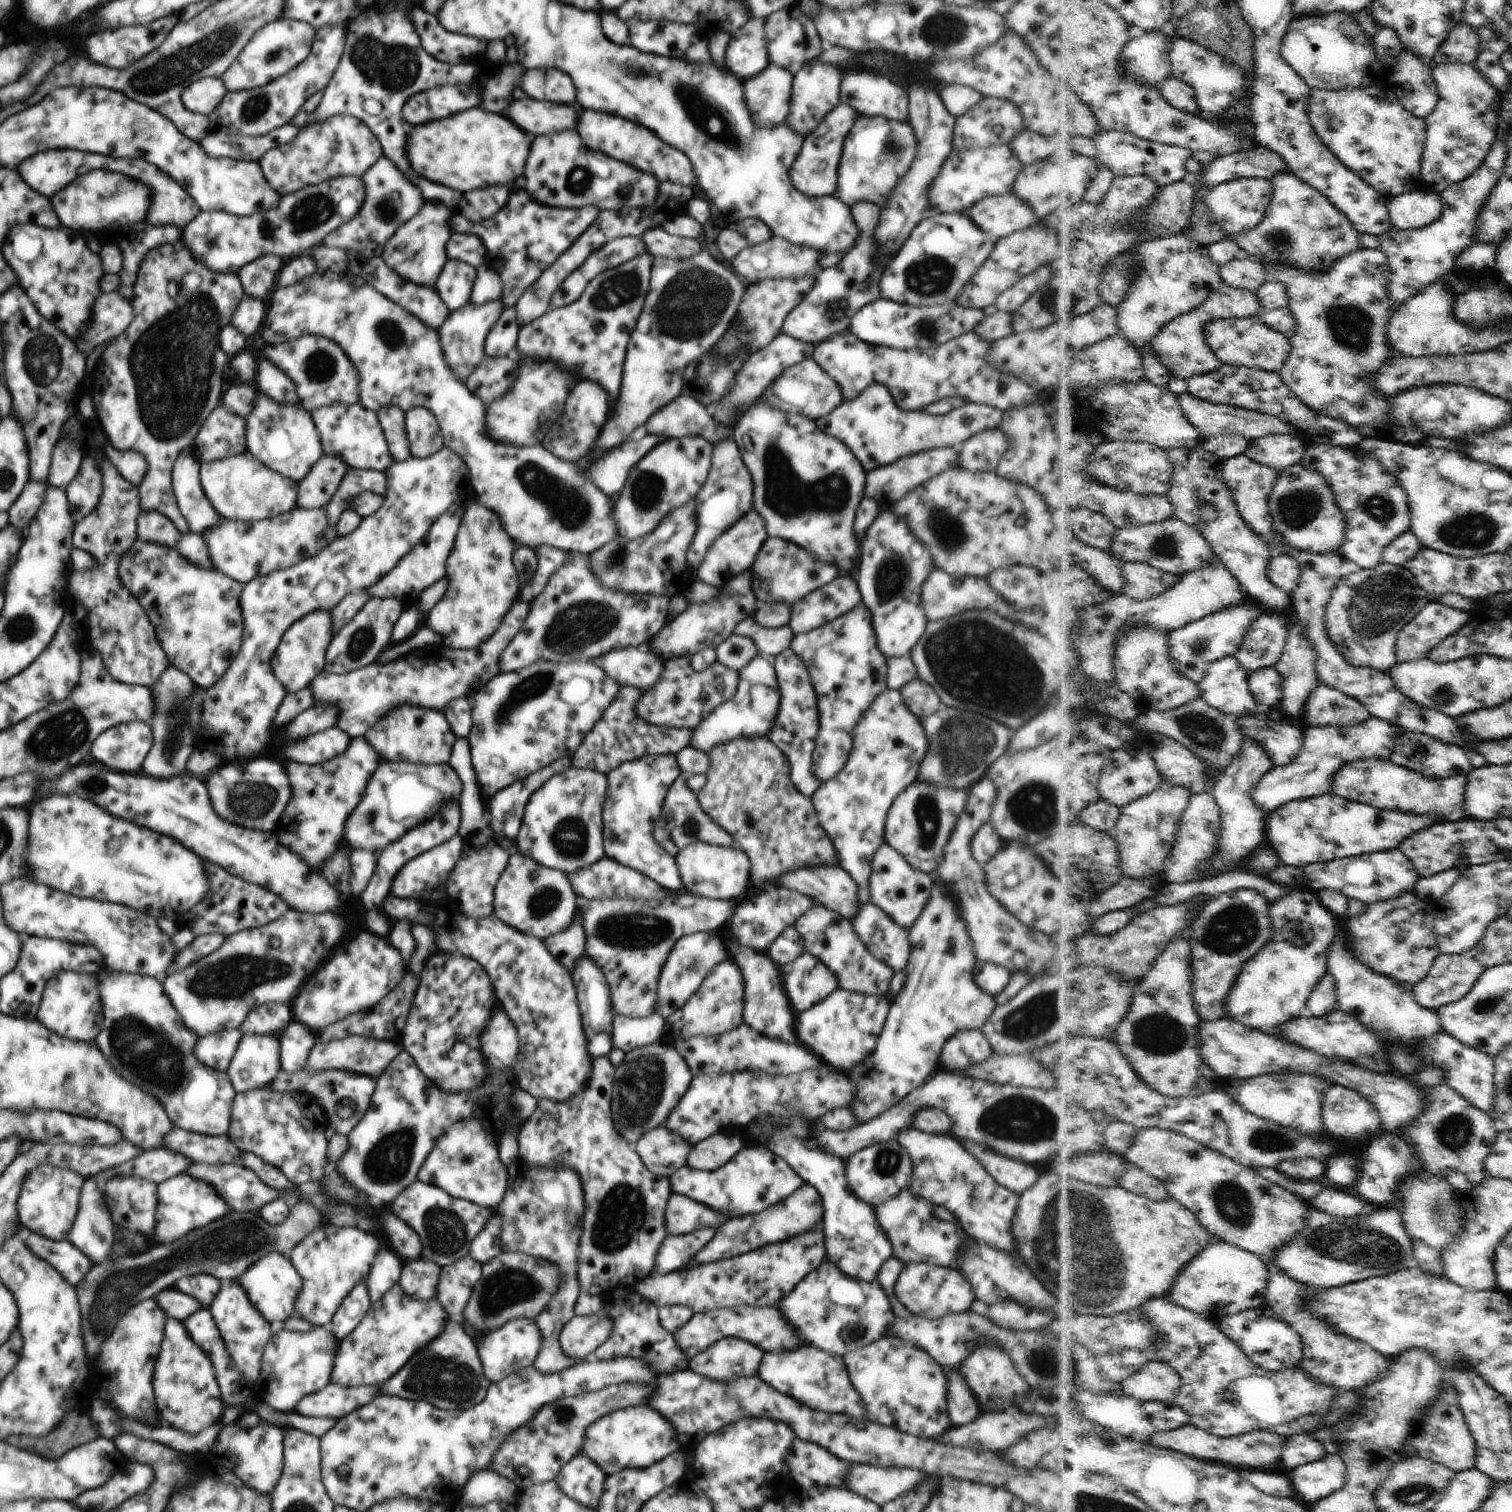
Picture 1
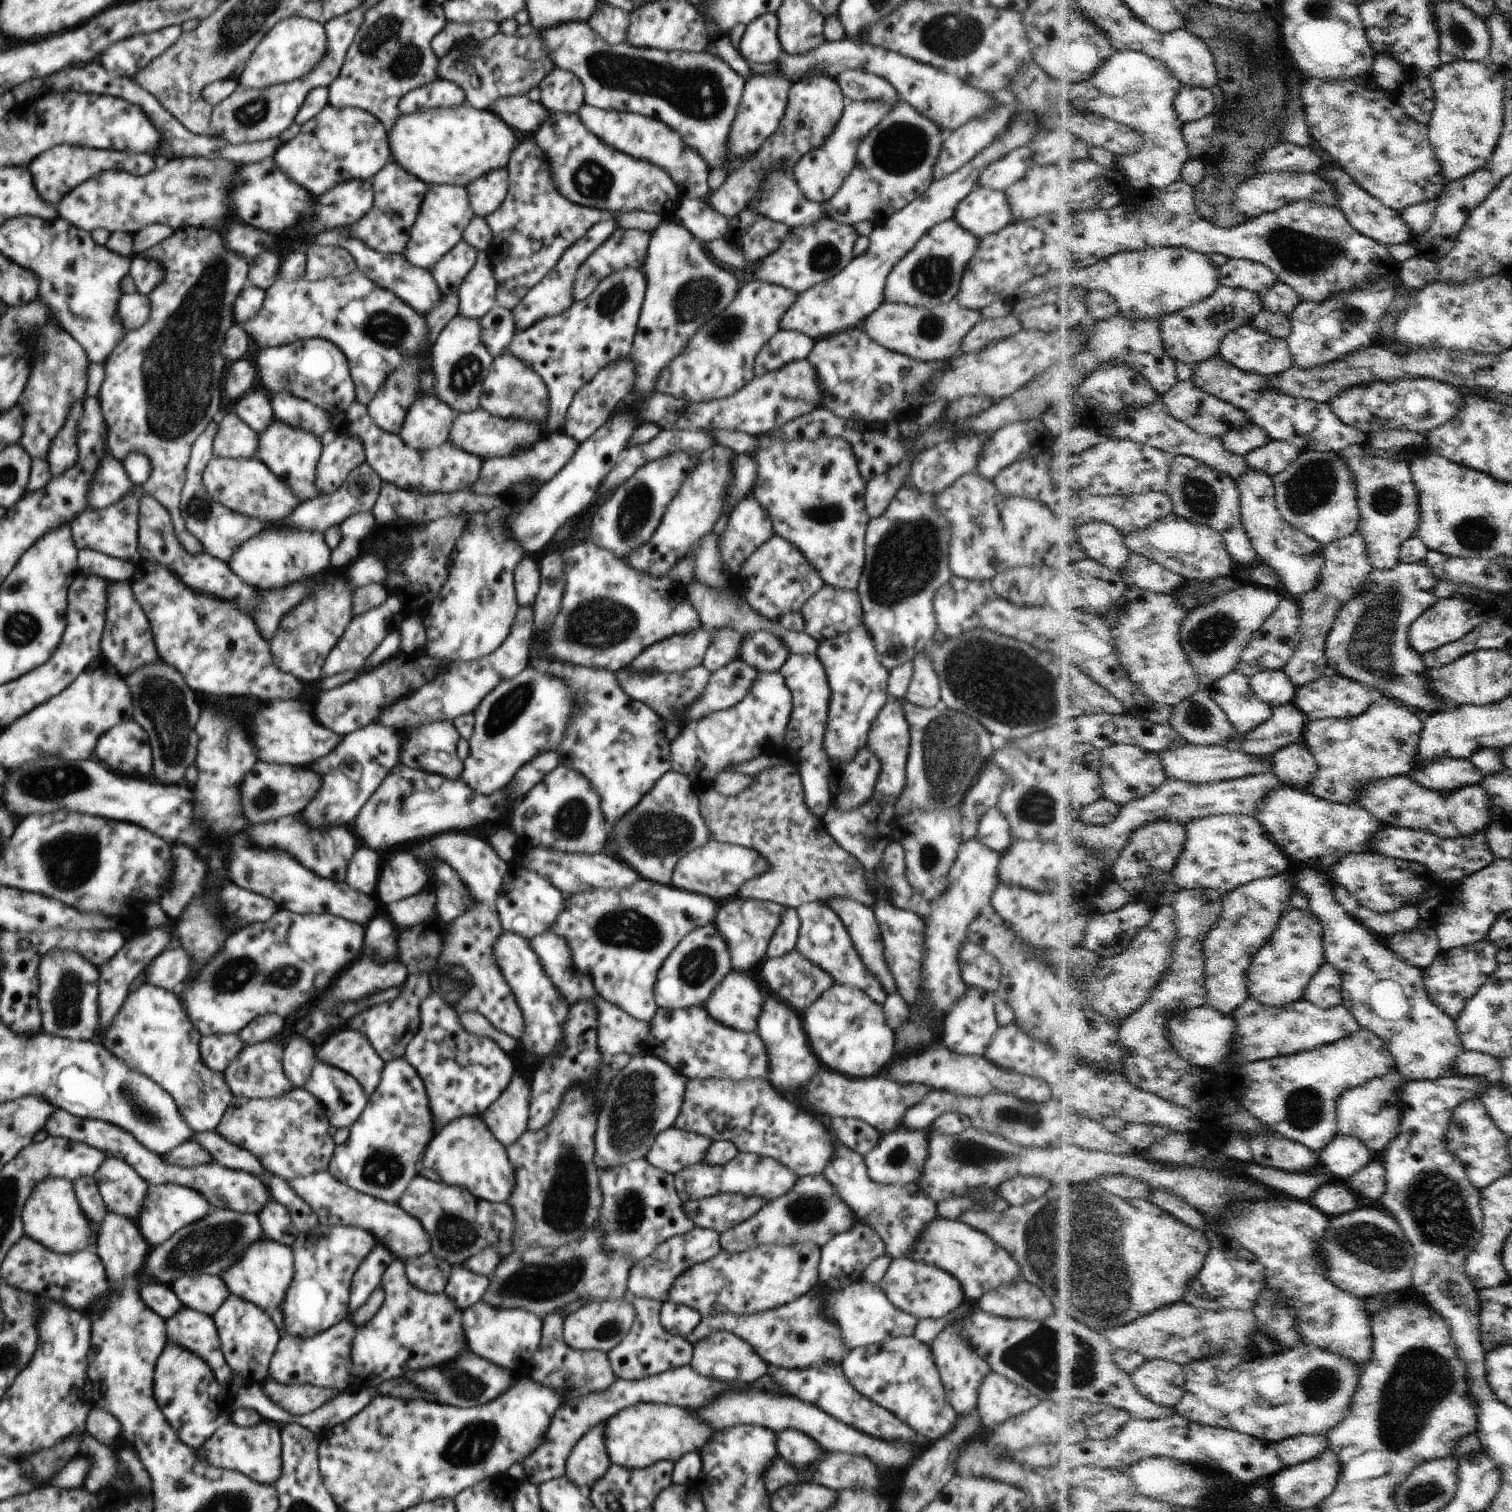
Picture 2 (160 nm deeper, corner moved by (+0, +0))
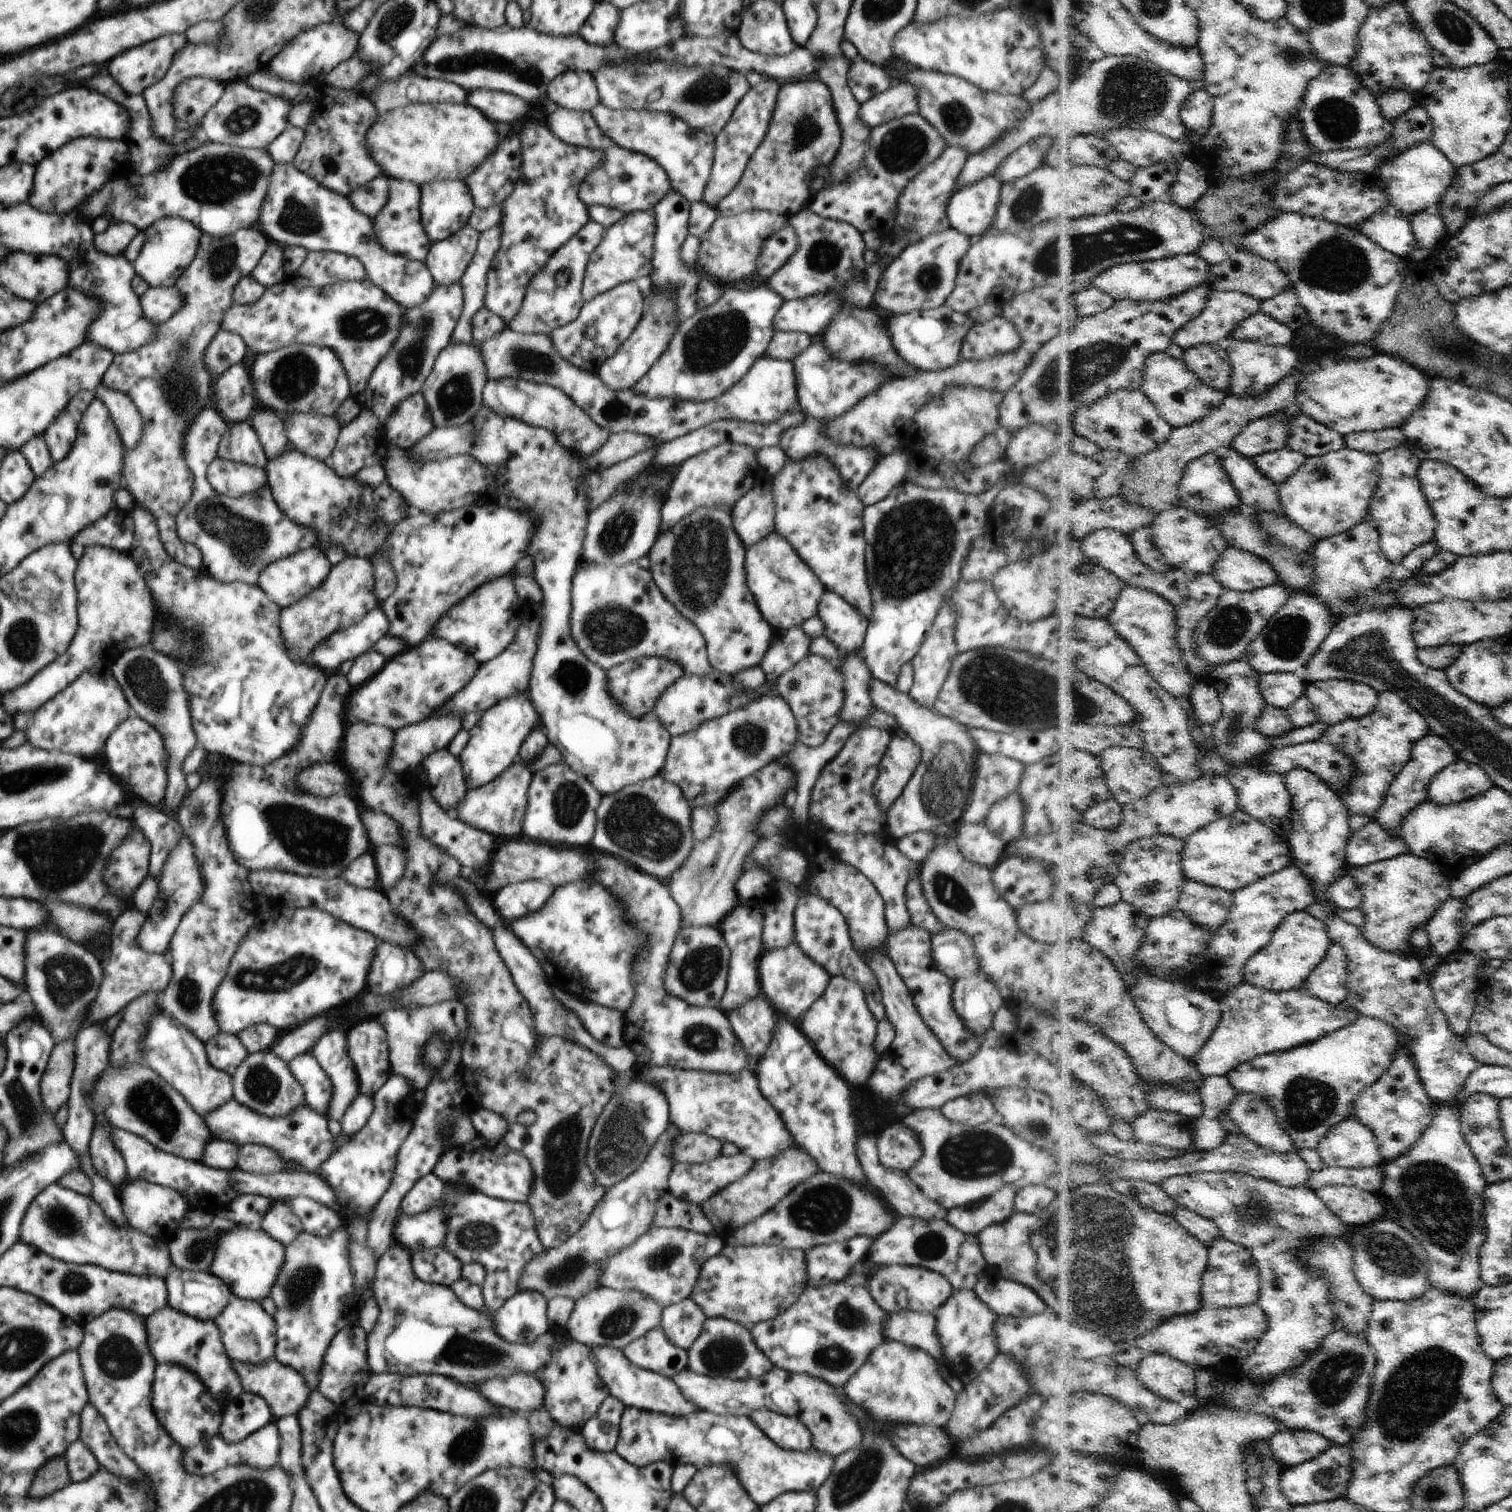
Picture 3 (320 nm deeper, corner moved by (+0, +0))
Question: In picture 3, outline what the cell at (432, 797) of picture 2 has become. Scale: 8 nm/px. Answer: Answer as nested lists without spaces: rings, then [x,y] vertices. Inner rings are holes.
[[[520,760],[511,764],[498,778],[477,789],[468,789],[464,800],[456,811],[458,818],[476,828],[482,828],[493,836],[502,838],[518,838],[523,832],[523,822],[526,814],[527,794],[533,773]]]

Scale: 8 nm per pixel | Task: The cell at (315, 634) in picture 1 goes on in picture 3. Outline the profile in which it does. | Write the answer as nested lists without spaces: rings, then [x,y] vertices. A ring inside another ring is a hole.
[[[346,557],[331,565],[326,580],[301,601],[281,609],[280,630],[288,650],[306,662],[308,654],[331,634],[362,620],[372,609],[380,608],[382,602],[375,595],[375,576],[372,559]]]

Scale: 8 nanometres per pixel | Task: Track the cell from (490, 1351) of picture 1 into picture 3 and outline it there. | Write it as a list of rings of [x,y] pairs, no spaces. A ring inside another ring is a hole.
[[[518,1291],[492,1313],[495,1331],[511,1343],[534,1342],[550,1326],[547,1304],[547,1298],[538,1291]]]

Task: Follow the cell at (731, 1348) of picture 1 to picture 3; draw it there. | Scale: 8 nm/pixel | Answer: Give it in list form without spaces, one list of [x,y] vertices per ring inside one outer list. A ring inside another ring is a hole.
[[[707,1318],[700,1336],[687,1353],[689,1356],[687,1368],[699,1375],[743,1381],[761,1377],[772,1370],[772,1362],[754,1342],[751,1330],[727,1318]]]

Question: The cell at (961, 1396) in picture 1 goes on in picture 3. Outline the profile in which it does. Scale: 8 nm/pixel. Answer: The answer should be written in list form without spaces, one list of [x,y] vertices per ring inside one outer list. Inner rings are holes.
[[[973,1289],[953,1290],[948,1300],[935,1312],[937,1333],[945,1350],[945,1363],[966,1385],[998,1354],[994,1327],[999,1315],[987,1307]]]

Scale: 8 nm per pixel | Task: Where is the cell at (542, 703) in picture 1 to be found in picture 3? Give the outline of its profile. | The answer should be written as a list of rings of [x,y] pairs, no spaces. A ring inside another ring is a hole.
[[[523,695],[501,700],[481,714],[478,724],[469,730],[468,744],[459,756],[465,782],[469,789],[477,789],[500,776],[512,763],[519,760],[523,740],[534,727],[542,726],[532,701]]]

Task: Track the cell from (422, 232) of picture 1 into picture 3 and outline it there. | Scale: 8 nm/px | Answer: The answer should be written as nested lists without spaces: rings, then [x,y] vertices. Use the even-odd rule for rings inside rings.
[[[462,179],[430,181],[419,186],[421,223],[431,242],[447,239],[469,222],[475,204],[468,185]]]

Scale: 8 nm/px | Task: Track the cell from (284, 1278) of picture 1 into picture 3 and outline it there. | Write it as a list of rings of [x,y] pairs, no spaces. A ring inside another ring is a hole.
[[[224,1223],[219,1230],[217,1247],[209,1272],[224,1281],[234,1297],[260,1302],[269,1296],[270,1289],[285,1261],[285,1246],[261,1228],[252,1228],[234,1223]]]

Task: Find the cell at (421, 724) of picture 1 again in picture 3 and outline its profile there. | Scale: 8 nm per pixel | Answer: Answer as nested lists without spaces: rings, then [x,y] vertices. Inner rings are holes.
[[[442,749],[427,756],[420,764],[430,782],[430,795],[445,811],[454,812],[466,796],[467,784],[459,758]]]

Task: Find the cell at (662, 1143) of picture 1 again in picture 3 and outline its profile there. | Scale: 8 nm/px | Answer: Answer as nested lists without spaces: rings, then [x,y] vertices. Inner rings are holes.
[[[680,1133],[674,1140],[673,1157],[676,1163],[700,1164],[710,1162],[721,1154],[721,1143],[706,1133]]]

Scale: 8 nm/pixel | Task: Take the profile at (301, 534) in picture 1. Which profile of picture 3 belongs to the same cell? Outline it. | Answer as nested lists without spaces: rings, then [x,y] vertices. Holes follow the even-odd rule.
[[[307,548],[298,551],[292,557],[286,557],[280,561],[273,562],[267,566],[259,576],[257,586],[260,587],[280,609],[288,608],[295,602],[301,601],[302,598],[317,589],[328,576],[331,564],[324,552],[316,548]]]

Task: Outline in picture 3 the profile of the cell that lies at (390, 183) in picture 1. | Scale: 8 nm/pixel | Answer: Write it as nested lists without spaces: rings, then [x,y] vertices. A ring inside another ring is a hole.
[[[389,179],[389,200],[375,217],[374,232],[378,235],[378,242],[382,241],[390,254],[424,262],[432,242],[421,223],[420,197],[421,192],[416,183]]]

